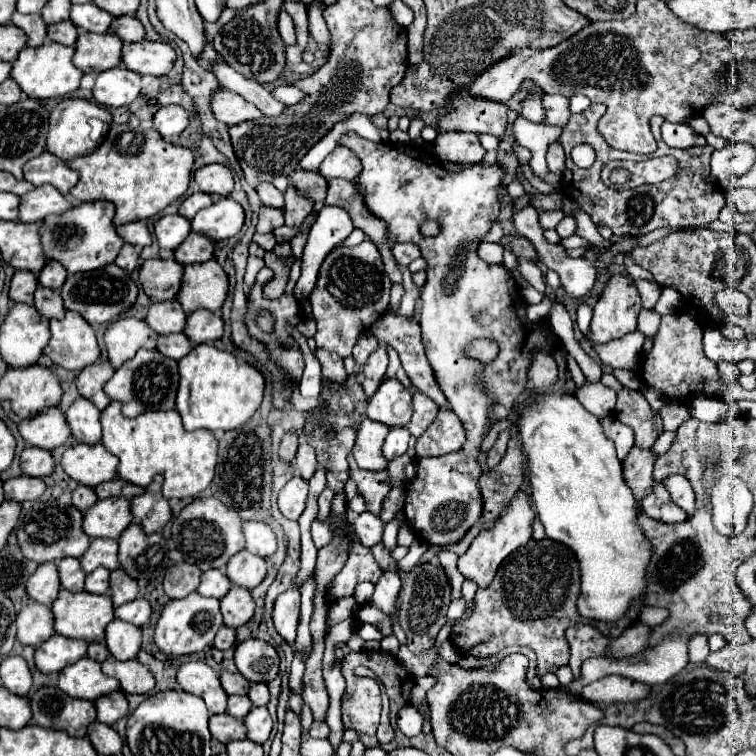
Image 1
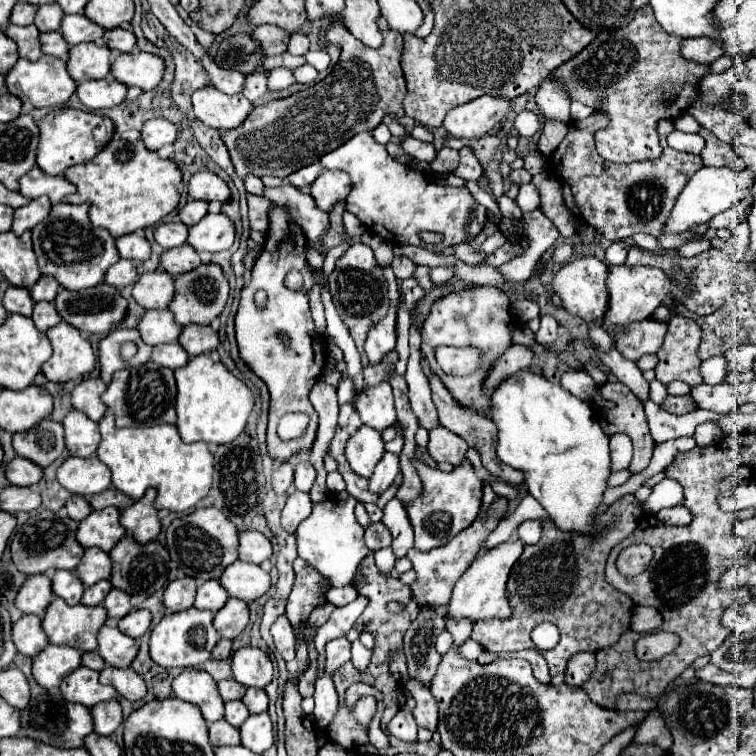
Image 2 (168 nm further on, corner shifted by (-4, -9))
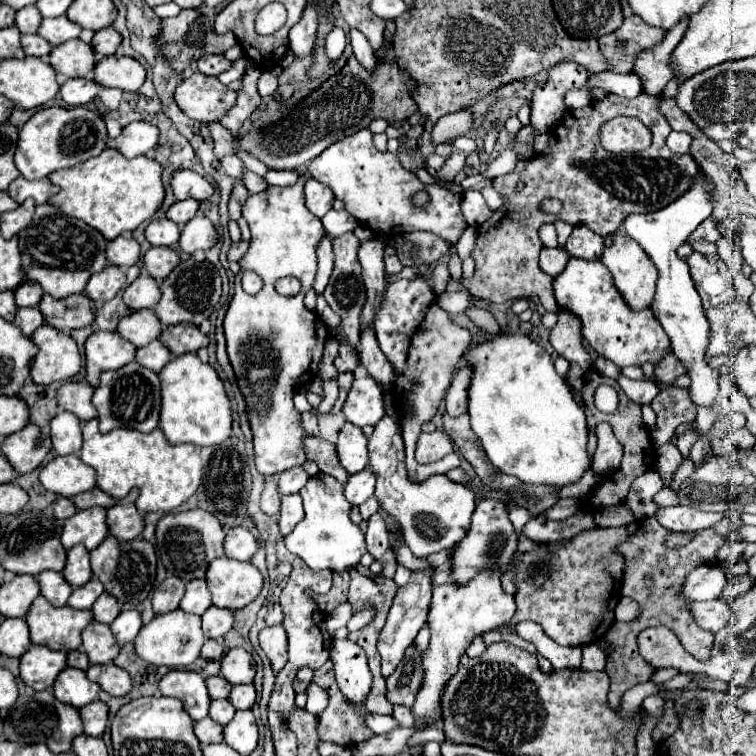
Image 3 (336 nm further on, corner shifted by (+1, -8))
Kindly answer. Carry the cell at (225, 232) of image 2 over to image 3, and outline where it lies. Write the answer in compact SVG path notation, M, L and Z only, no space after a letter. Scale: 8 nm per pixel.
M195 216L193 220L189 220L183 226L181 238L179 238L179 248L187 254L193 254L195 250L213 248L215 242L217 242L217 230L211 224L211 220L205 216Z

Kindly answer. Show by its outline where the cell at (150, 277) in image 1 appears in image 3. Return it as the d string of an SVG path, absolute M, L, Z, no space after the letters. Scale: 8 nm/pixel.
M141 274L123 290L123 302L131 310L143 310L143 308L153 308L161 298L159 284L147 274Z

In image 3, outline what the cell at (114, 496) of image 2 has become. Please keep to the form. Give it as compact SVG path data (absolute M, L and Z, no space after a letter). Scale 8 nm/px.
M93 488L93 490L87 490L83 494L77 494L73 498L73 504L77 510L85 510L85 508L91 508L91 506L101 506L101 508L109 508L115 504L115 500L111 496L107 496L105 492L101 492L99 488Z

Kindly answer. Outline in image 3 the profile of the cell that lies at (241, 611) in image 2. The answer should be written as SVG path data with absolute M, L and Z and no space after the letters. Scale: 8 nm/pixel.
M211 606L209 610L205 610L203 618L203 634L205 638L223 638L231 626L233 626L233 612L225 610L225 608L215 608Z

